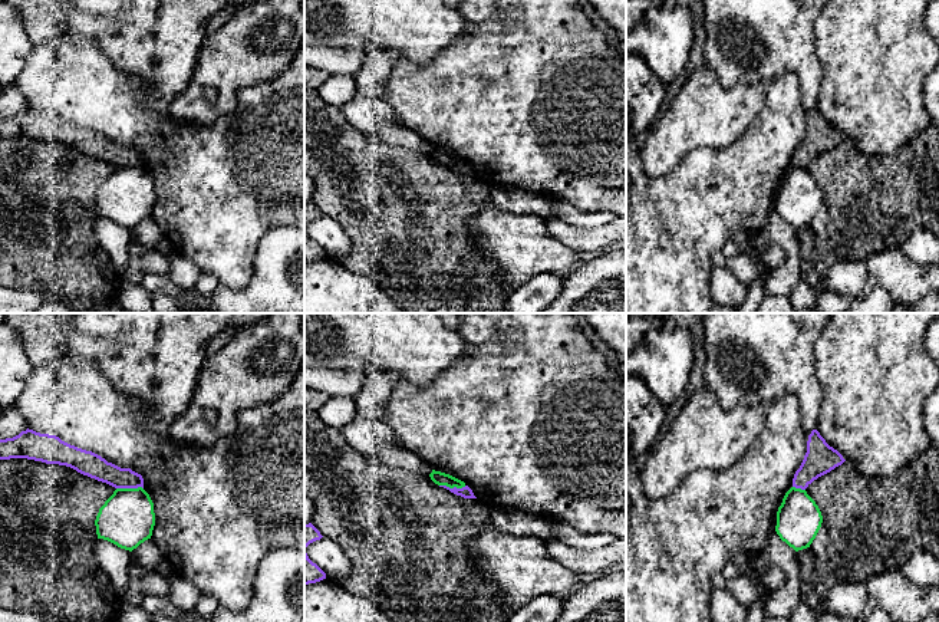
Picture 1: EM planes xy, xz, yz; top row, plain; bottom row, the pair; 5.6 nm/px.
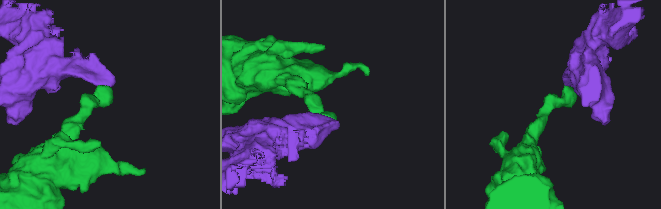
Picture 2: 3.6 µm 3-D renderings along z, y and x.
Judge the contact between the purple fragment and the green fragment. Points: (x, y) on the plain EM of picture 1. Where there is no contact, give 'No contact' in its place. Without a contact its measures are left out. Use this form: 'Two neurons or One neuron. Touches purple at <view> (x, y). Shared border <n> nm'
Two neurons. Touches purple at xy (129, 165). Shared border 150 nm

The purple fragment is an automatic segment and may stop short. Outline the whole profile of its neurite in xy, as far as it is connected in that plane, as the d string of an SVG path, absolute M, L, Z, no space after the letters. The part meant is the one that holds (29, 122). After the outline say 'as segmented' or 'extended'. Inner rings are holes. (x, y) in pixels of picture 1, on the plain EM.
M29 106L13 116L0 118L0 138L10 136L66 144L115 167L144 167L142 154L131 147L121 147L92 129L62 119L56 113L40 112Z | as segmented

